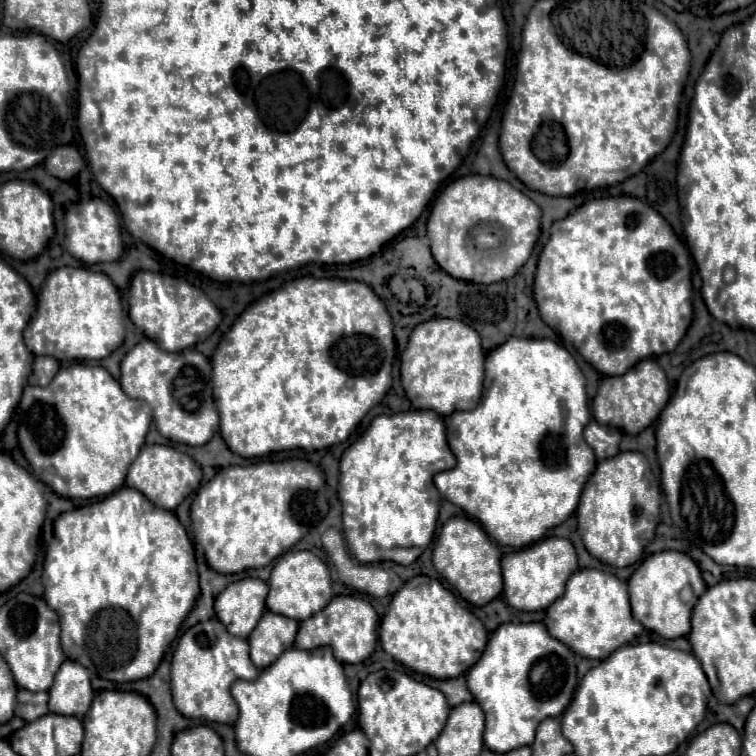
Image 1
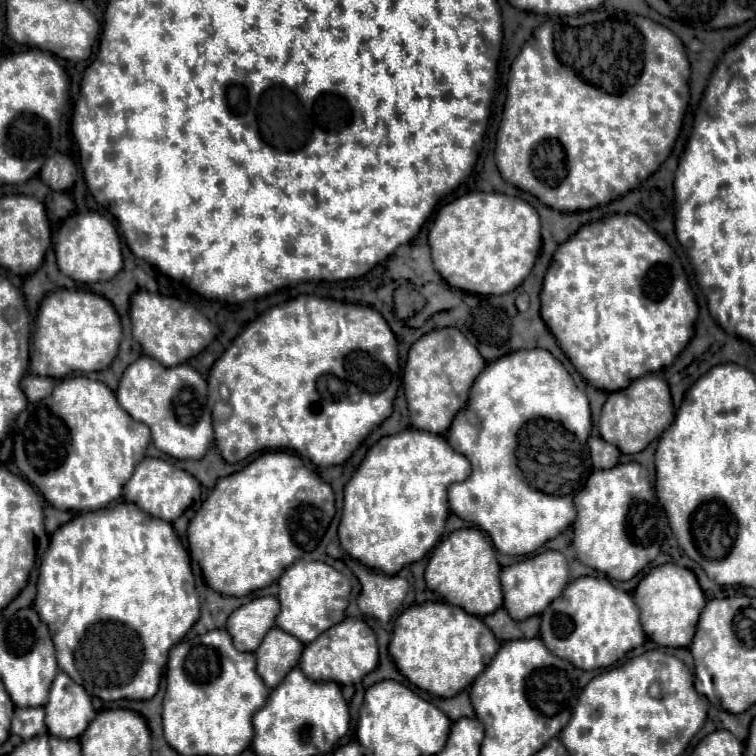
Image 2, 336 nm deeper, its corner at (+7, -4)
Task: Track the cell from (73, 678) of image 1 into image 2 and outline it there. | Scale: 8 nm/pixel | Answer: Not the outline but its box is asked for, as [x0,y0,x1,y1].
[46,672,94,738]

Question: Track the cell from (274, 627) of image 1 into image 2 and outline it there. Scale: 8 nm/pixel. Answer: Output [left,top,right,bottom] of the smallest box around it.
[256,628,302,688]

